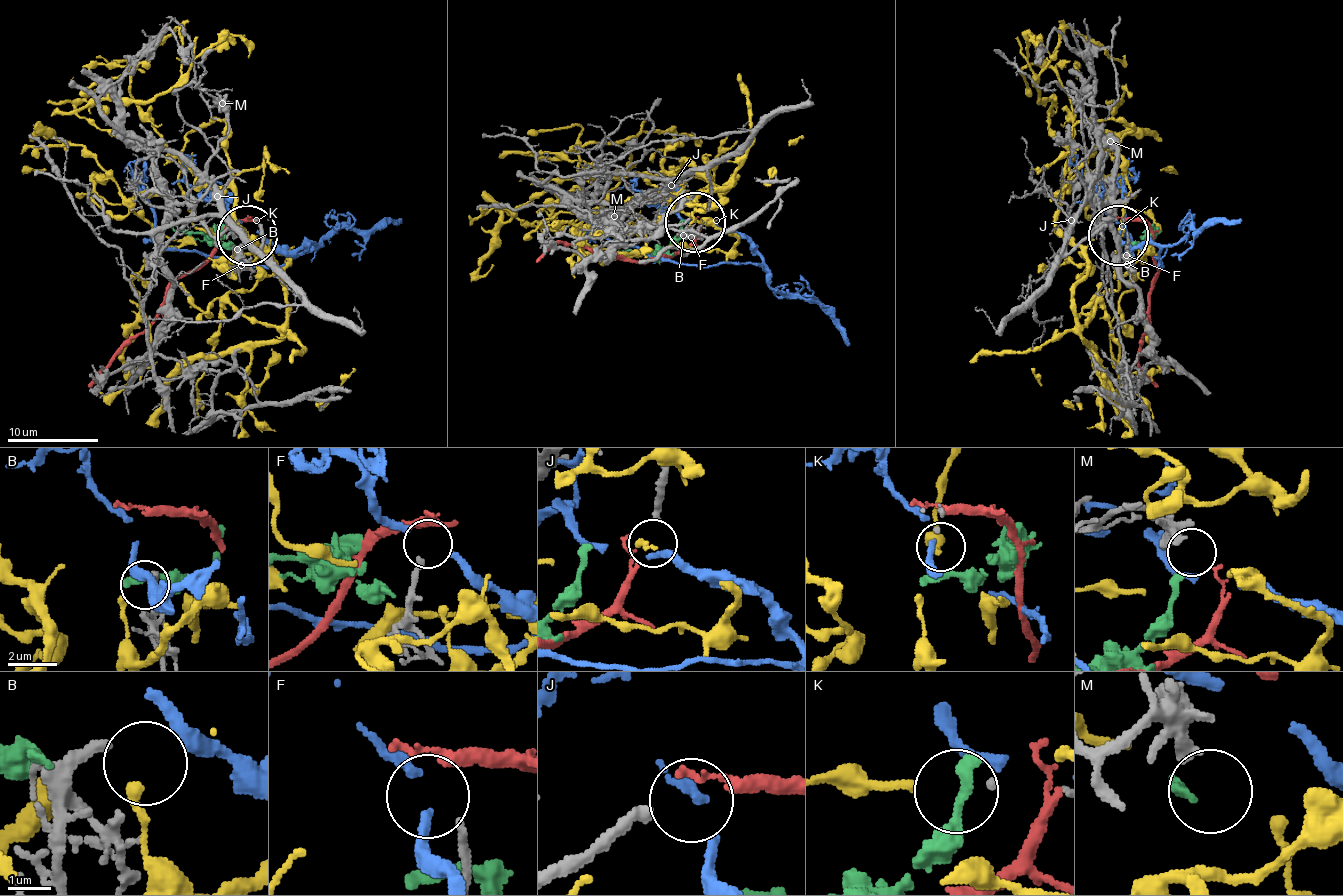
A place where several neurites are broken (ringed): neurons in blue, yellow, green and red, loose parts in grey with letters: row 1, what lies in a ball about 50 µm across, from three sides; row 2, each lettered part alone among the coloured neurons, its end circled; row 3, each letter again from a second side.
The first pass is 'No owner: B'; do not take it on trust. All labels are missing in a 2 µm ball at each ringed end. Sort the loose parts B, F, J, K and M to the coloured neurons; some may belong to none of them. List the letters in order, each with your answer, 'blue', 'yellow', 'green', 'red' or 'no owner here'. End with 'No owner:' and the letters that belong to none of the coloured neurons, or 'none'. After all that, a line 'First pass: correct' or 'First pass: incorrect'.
B: no owner here
F: blue
J: red
K: yellow
M: green
No owner: B
First pass: correct

